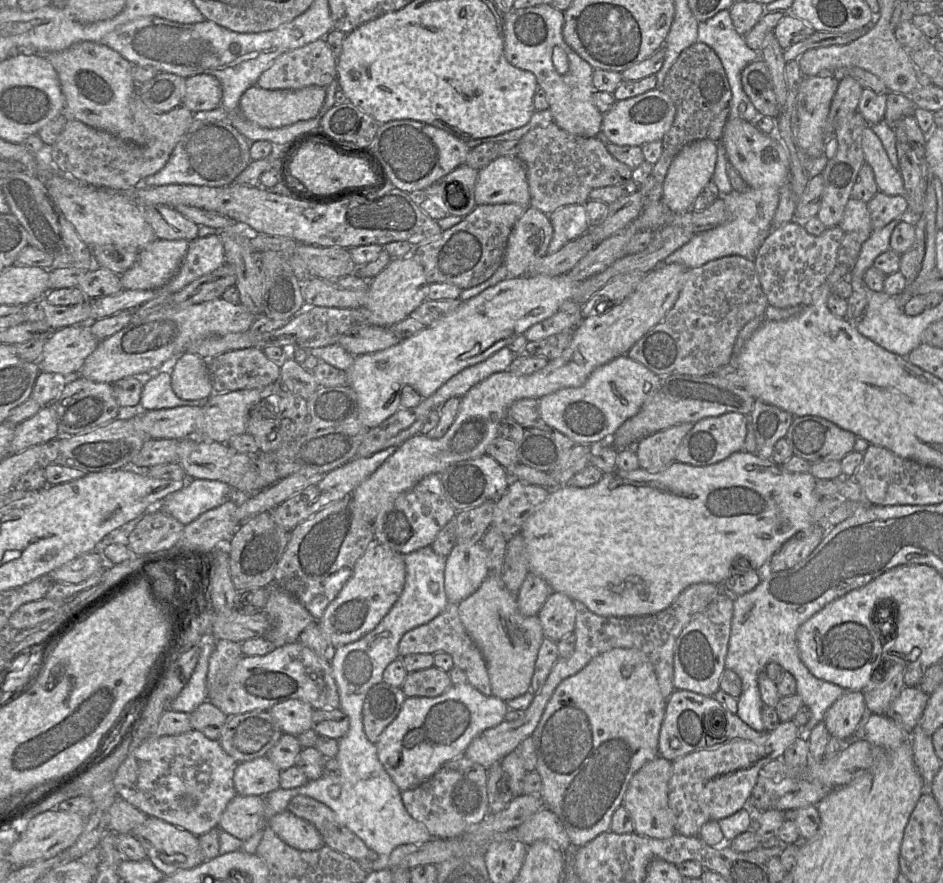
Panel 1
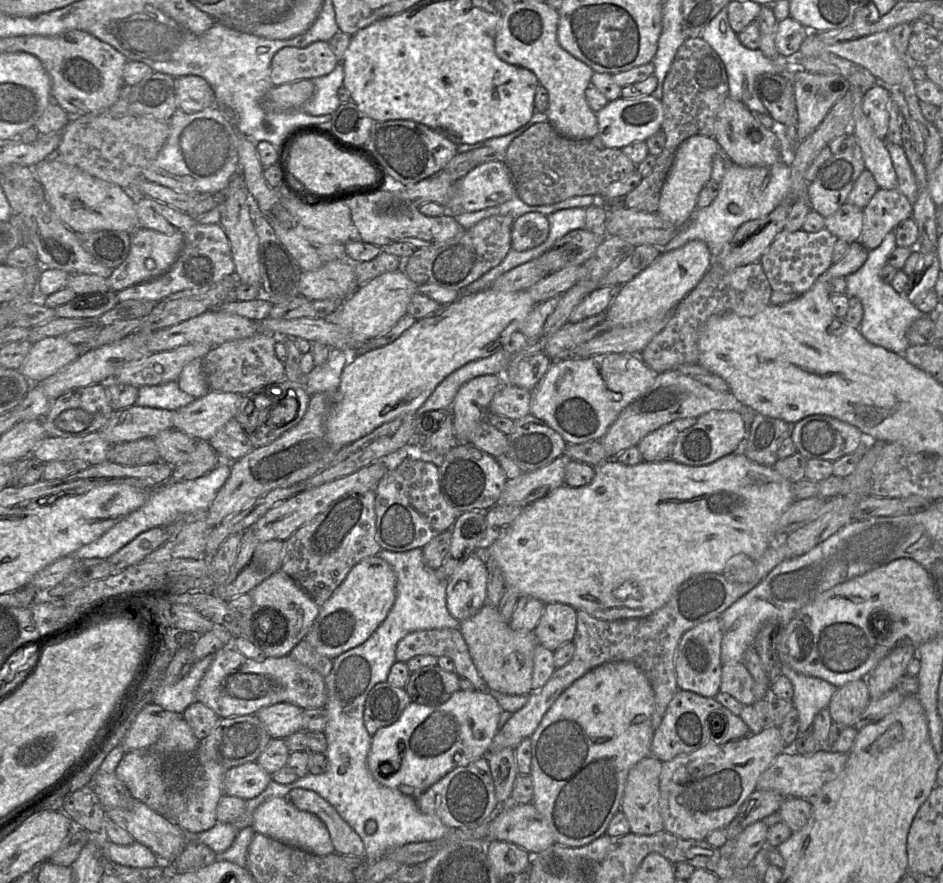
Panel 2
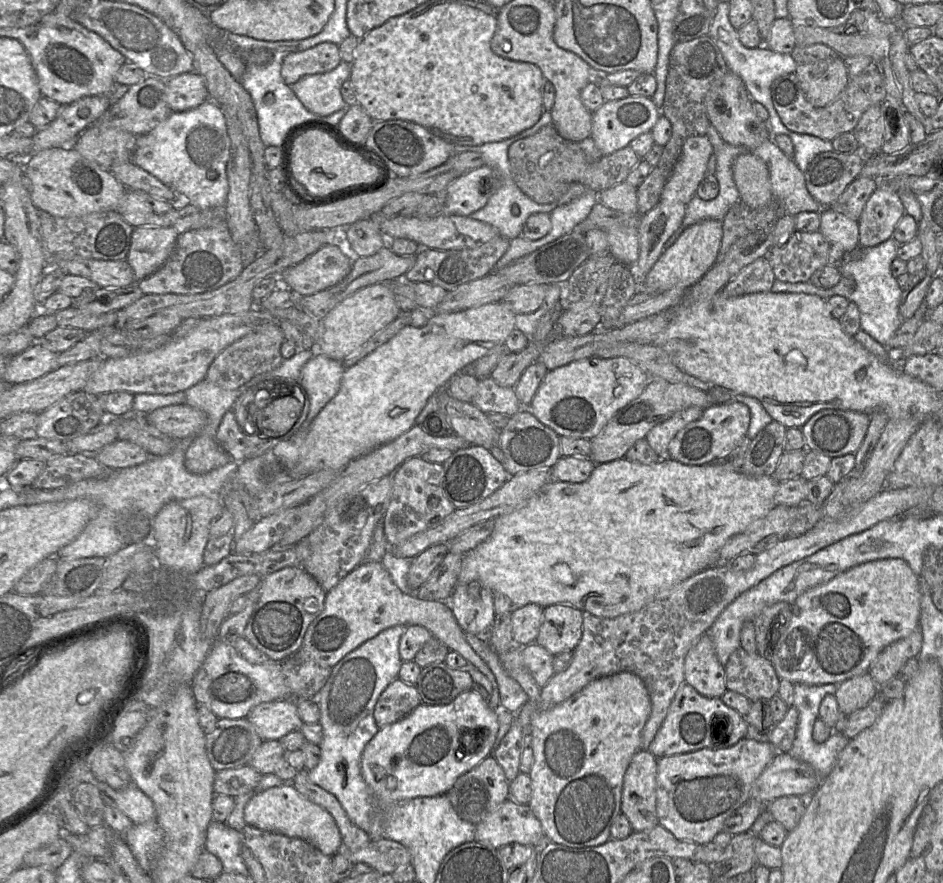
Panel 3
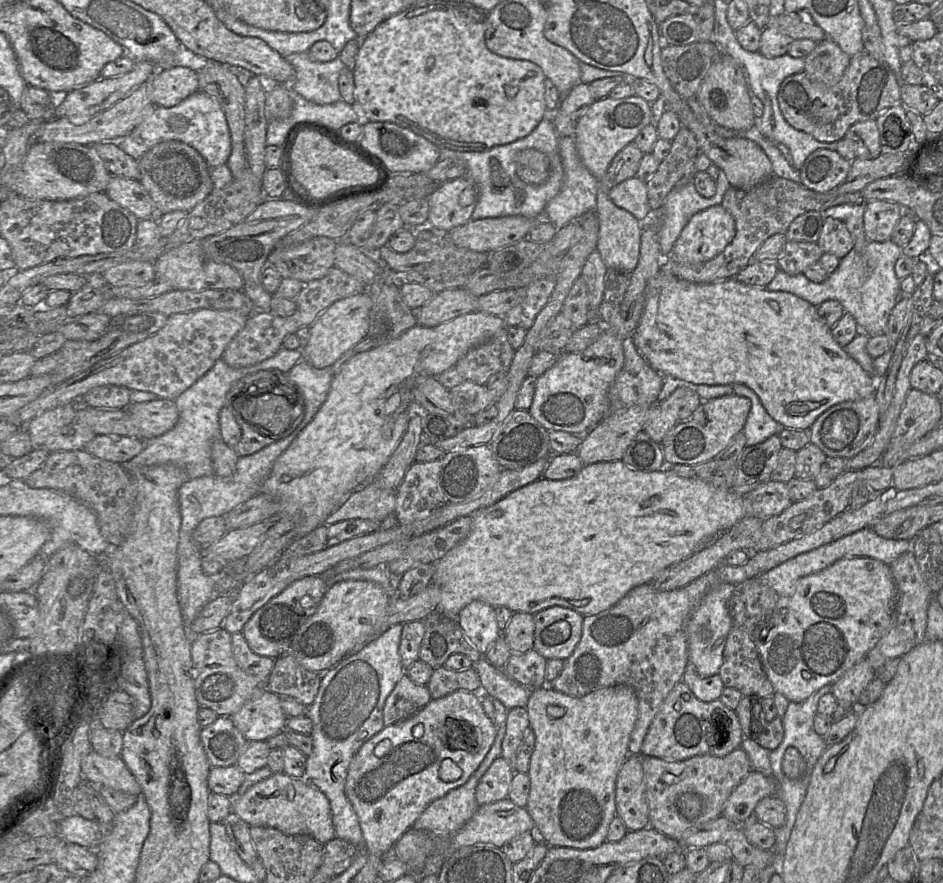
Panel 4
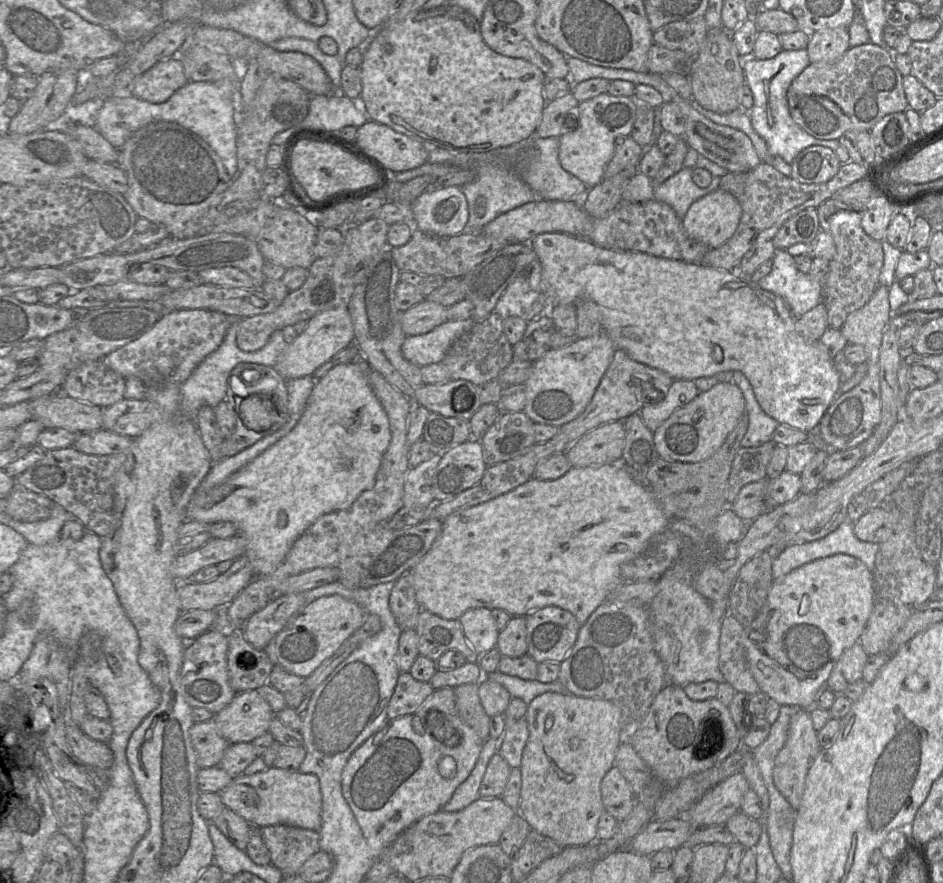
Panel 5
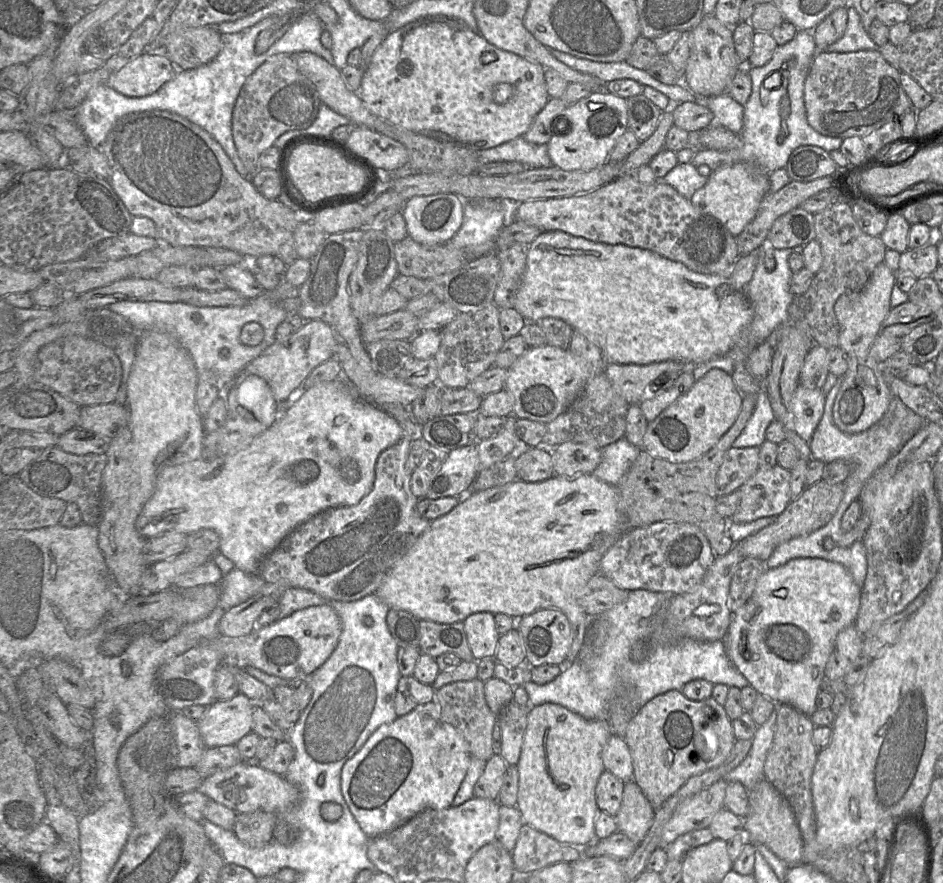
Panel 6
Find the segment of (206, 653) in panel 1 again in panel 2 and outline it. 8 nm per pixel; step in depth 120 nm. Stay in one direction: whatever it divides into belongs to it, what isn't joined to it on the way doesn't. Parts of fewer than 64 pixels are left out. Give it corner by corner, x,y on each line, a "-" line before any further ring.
216,654
207,655
192,666
189,673
173,685
160,684
153,697
153,704
178,714
183,714
188,706
196,702
198,685
215,659

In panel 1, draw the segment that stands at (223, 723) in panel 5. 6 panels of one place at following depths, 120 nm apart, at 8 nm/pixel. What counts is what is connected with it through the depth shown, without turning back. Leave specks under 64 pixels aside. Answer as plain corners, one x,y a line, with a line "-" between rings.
289,699
268,710
283,733
298,736
312,728
314,708
299,699

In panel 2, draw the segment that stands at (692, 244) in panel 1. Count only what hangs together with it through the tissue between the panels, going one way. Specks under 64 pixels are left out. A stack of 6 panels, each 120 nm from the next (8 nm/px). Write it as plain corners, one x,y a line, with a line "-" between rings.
784,161
766,167
743,167
733,164
726,169
719,184
719,193
713,203
705,208
697,208
679,233
662,249
669,252
688,242
699,240
706,243
712,262
729,245
740,226
748,221
769,215
791,193
791,167

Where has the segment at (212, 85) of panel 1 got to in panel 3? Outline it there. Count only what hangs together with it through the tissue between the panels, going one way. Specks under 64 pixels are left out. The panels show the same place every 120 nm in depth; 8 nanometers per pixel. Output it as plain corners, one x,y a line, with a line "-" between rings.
196,71
166,80
167,104
172,112
196,108
210,99
203,77

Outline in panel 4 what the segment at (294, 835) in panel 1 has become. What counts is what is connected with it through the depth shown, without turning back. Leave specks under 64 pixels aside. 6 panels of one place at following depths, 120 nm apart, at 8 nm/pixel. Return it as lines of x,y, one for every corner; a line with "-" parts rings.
273,773
251,786
243,795
233,797
232,812
249,826
270,827
288,835
308,835
325,845
336,838
328,798
305,778

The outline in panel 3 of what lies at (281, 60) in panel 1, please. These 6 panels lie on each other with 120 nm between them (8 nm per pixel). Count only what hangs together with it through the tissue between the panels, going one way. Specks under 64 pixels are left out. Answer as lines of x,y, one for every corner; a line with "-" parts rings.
322,42
304,51
289,53
283,59
281,77
290,86
305,75
329,72
340,62
339,45

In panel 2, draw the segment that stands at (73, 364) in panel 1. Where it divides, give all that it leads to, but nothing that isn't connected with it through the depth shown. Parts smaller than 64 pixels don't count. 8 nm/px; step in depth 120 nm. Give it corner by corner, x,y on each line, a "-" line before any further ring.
45,337
32,344
19,370
32,384
38,384
79,356
77,346
65,337

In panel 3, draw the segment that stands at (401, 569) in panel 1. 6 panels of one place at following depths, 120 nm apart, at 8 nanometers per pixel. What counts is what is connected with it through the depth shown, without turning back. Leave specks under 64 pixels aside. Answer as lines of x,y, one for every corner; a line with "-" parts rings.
362,562
326,593
324,609
307,628
300,650
317,664
334,667
361,644
396,625
420,625
427,628
450,651
464,657
469,667
475,667
483,673
491,685
497,685
491,670
465,639
464,631
456,621
450,605
447,602
421,600
415,594
404,594
381,562

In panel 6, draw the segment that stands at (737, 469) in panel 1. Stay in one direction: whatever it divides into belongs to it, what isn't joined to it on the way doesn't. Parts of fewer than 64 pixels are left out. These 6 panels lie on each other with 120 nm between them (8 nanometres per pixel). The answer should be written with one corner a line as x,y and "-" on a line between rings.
592,473
573,478
553,476
541,482
525,482
517,479
508,484
482,491
469,491
450,512
430,522
430,526
421,534
405,555
393,565
375,594
389,608
407,611
419,621
429,620
440,624
463,622
469,615
477,612
502,613
518,620
540,609
560,610
568,618
572,630
572,642
566,661
567,665
572,664
577,659
579,651
585,643
587,630
591,619
594,618
590,617
578,604
579,592
591,577
599,573
600,561
603,555
626,531
628,531
627,525
620,511
620,497
617,488
598,479

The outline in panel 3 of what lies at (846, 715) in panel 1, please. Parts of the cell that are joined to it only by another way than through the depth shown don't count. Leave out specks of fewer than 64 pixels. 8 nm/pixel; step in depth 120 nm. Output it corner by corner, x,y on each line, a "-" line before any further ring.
866,672
840,683
837,686
835,697
840,712
849,716
865,707
877,696
877,693
878,685

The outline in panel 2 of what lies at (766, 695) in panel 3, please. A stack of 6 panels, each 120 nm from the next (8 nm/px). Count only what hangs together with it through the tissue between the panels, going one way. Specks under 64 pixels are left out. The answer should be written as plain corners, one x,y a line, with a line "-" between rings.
743,662
722,665
720,692
731,695
743,706
754,705
757,702
753,691
755,684

